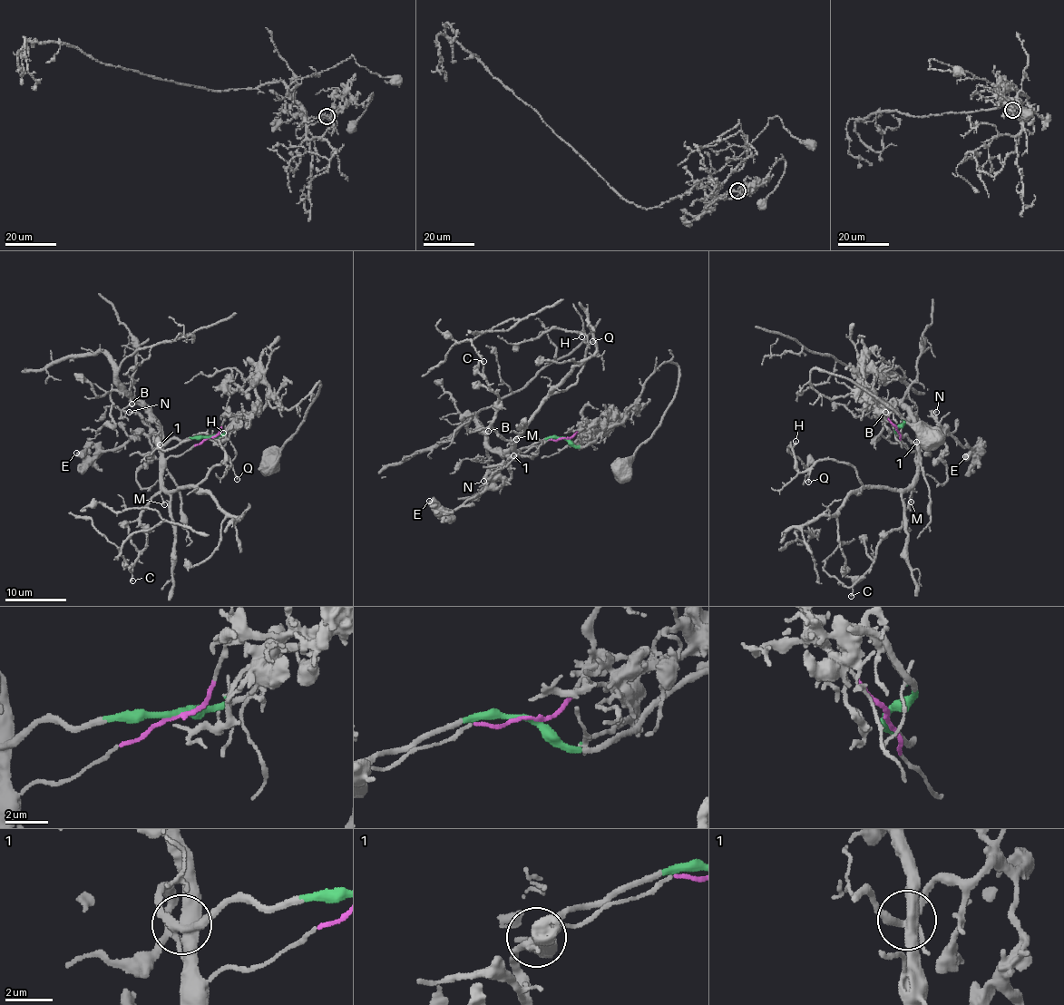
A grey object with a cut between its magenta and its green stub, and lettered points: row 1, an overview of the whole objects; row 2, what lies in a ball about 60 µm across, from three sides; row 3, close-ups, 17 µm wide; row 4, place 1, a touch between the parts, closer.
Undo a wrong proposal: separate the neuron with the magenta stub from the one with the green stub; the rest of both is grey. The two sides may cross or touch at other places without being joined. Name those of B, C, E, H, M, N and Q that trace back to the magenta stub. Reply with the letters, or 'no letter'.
B, C, H, M, Q

